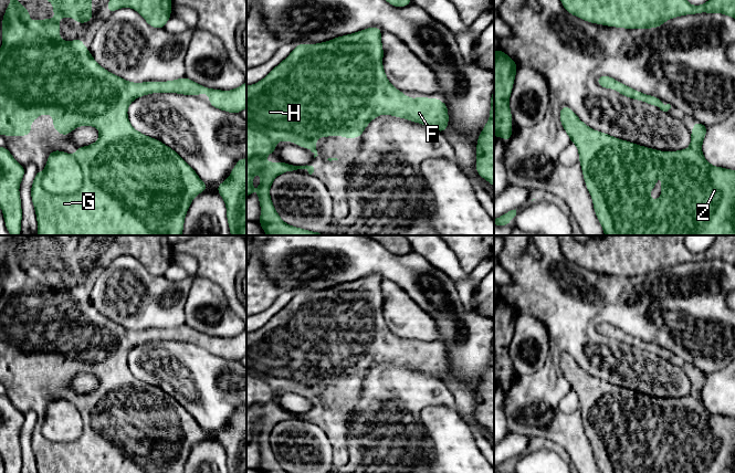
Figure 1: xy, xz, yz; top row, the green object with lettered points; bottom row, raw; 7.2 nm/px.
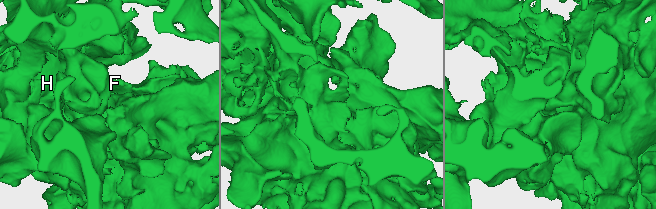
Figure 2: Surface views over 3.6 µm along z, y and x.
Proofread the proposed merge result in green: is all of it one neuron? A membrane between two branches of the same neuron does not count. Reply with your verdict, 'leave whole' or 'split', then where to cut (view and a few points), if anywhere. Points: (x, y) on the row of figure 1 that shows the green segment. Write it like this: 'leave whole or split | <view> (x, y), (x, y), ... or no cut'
leave whole | no cut

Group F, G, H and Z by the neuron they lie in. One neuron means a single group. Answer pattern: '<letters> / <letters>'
F G H Z

